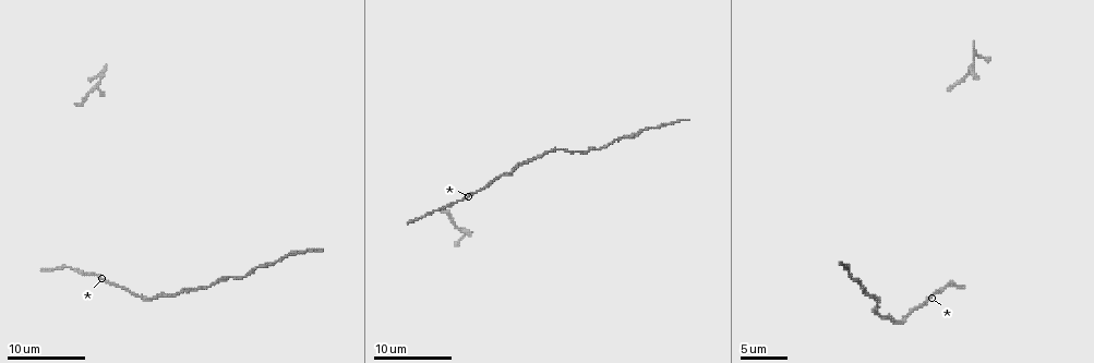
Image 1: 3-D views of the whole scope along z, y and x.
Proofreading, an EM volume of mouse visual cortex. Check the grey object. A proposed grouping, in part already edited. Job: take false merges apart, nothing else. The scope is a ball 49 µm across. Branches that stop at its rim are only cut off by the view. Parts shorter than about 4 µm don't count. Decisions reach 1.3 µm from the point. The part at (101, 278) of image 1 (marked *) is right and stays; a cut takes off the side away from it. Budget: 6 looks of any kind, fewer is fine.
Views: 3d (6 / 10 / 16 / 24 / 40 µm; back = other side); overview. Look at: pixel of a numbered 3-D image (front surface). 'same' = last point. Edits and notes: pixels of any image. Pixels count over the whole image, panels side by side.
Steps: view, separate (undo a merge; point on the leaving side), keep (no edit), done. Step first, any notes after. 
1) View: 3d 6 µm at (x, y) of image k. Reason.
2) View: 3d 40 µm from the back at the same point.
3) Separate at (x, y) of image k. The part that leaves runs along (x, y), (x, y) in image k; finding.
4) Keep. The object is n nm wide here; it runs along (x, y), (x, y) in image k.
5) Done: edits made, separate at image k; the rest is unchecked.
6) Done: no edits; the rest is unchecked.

View: 3d 6 µm at (896, 321) of image 1. Narrows sharply.

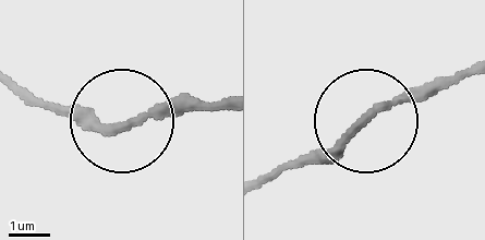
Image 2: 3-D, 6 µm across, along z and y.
Keep. It runs along (267, 181), (464, 70) in image 2; one neuron here.

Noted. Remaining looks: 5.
View: 3d 16 µm at (878, 302) of image 1.

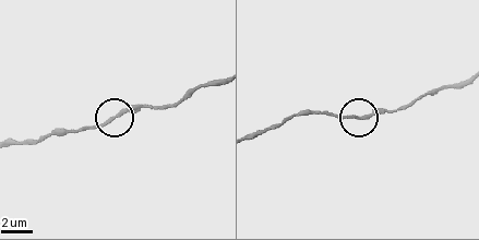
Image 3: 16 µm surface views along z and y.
Keep. It runs along (11, 145), (31, 145), (55, 133), (102, 126), (147, 106) in image 3; continuous, no second neuron.

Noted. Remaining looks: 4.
View: 3d 10 µm at (259, 265) of image 1. Thin neck.

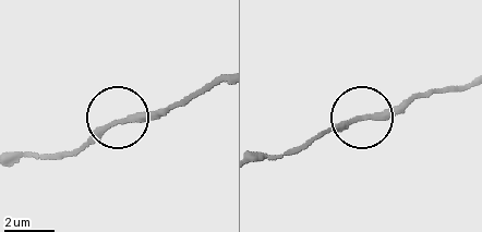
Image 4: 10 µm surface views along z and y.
View: 3d 10 µm from the back at (115, 125) of image 4.

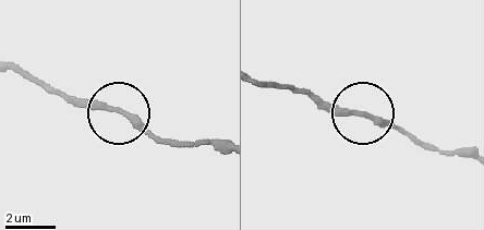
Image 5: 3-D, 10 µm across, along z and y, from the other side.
Keep. It runs along (219, 148), (162, 142), (119, 112), (46, 92) in image 5; all the same neuron.

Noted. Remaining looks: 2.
Done: no edits; the rest is unchecked.

